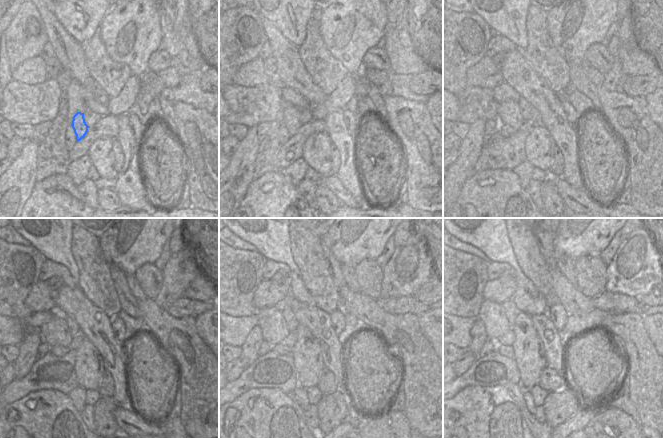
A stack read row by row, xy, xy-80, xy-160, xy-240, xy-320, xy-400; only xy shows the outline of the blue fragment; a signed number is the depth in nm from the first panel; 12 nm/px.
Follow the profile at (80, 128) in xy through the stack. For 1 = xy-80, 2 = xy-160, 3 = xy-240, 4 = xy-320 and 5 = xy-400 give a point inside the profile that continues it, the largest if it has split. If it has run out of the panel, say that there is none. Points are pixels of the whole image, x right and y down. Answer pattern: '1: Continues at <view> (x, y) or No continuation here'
1: Continues at xy-80 (290, 115)
2: Continues at xy-160 (508, 112)
3: Continues at xy-240 (55, 333)
4: Continues at xy-320 (270, 320)
5: Continues at xy-400 (491, 313).

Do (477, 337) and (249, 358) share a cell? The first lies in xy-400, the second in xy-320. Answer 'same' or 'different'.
same

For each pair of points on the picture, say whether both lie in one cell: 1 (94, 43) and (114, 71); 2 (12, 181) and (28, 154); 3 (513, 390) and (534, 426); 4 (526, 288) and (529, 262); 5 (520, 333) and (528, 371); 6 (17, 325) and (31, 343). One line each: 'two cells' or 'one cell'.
1: one cell
2: one cell
3: one cell
4: two cells
5: one cell
6: two cells

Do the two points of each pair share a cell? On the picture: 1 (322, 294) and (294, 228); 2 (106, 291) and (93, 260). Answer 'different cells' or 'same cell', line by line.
1: same cell
2: same cell

